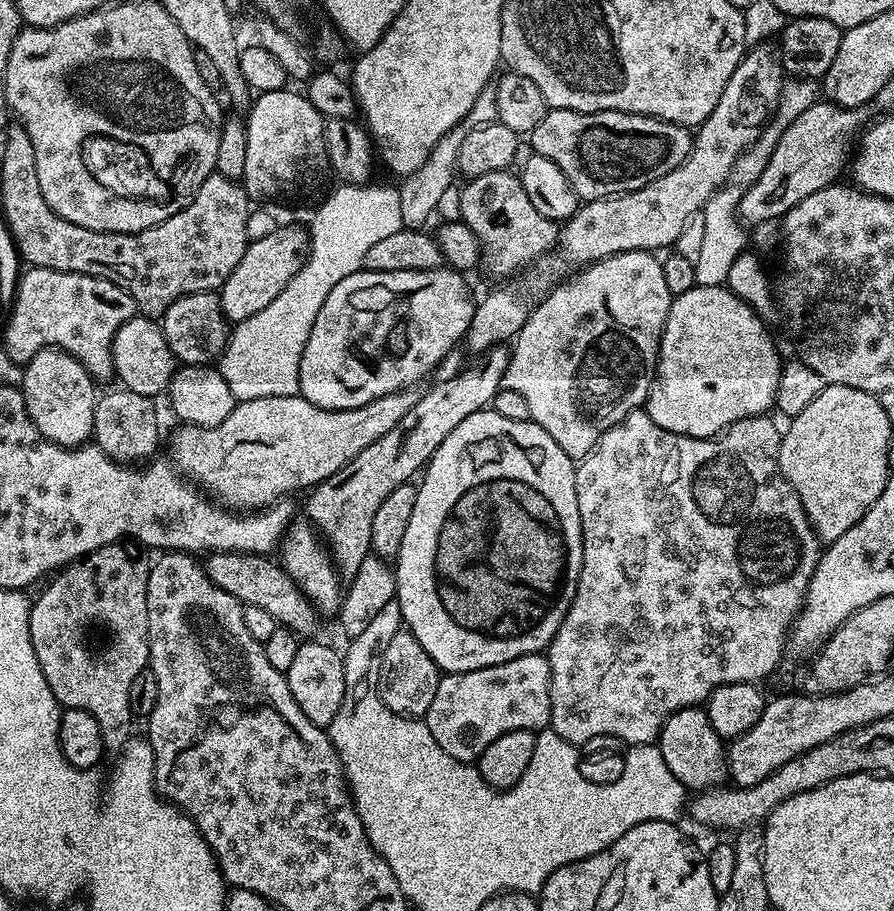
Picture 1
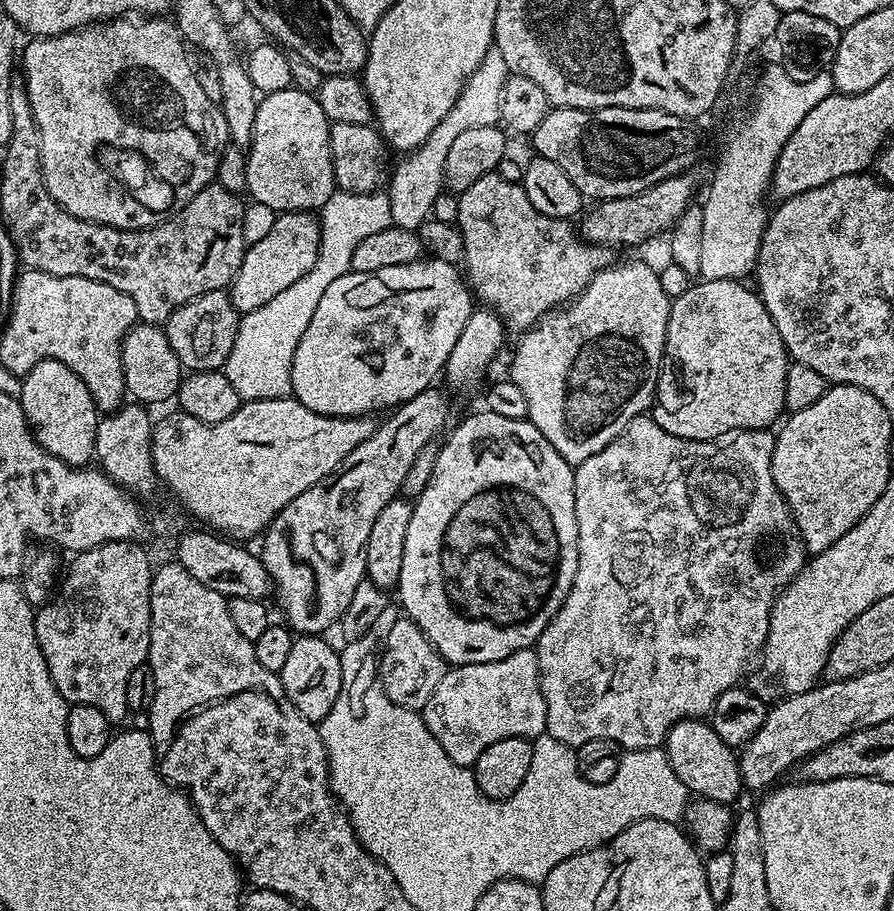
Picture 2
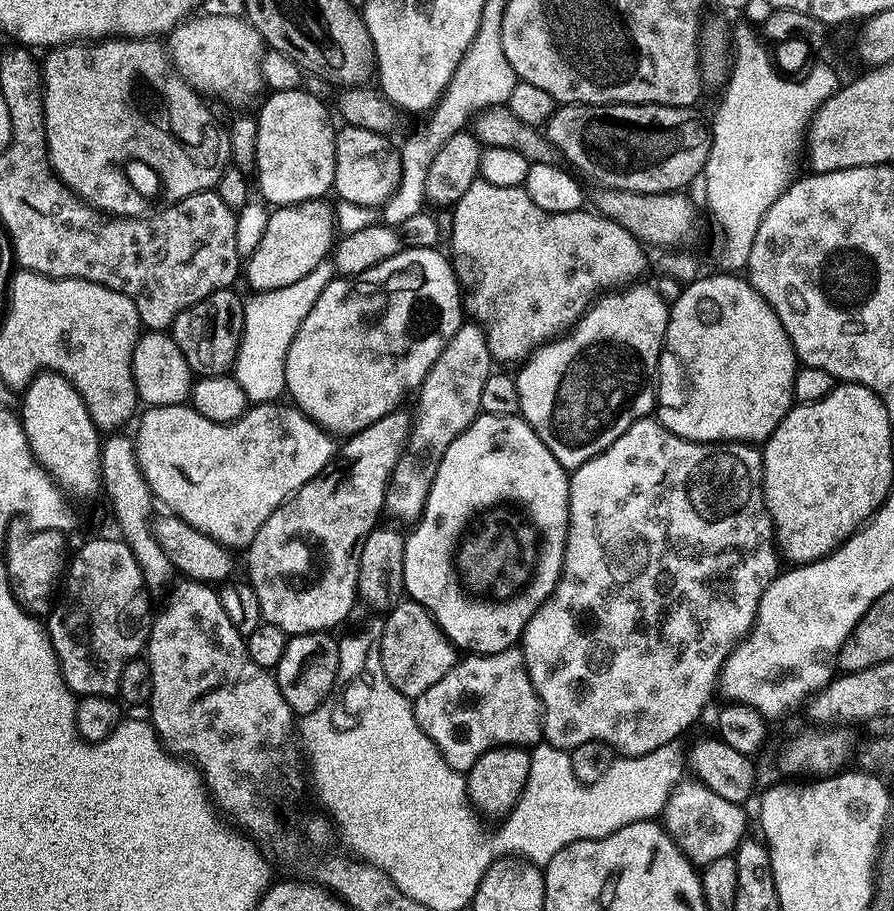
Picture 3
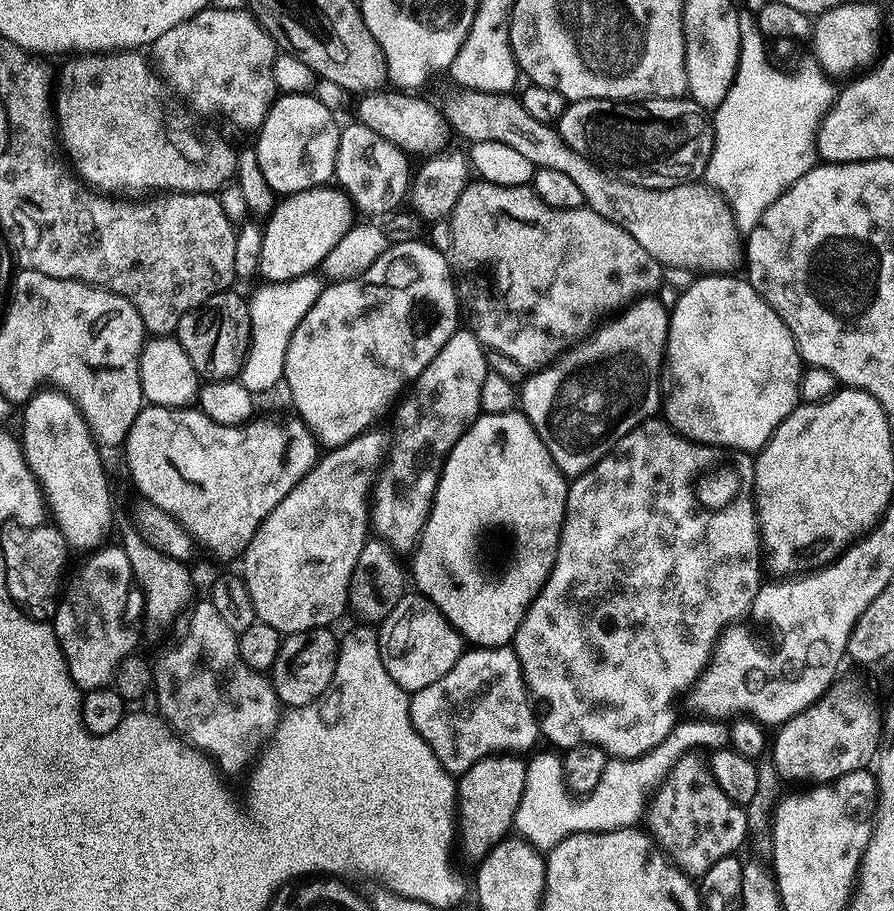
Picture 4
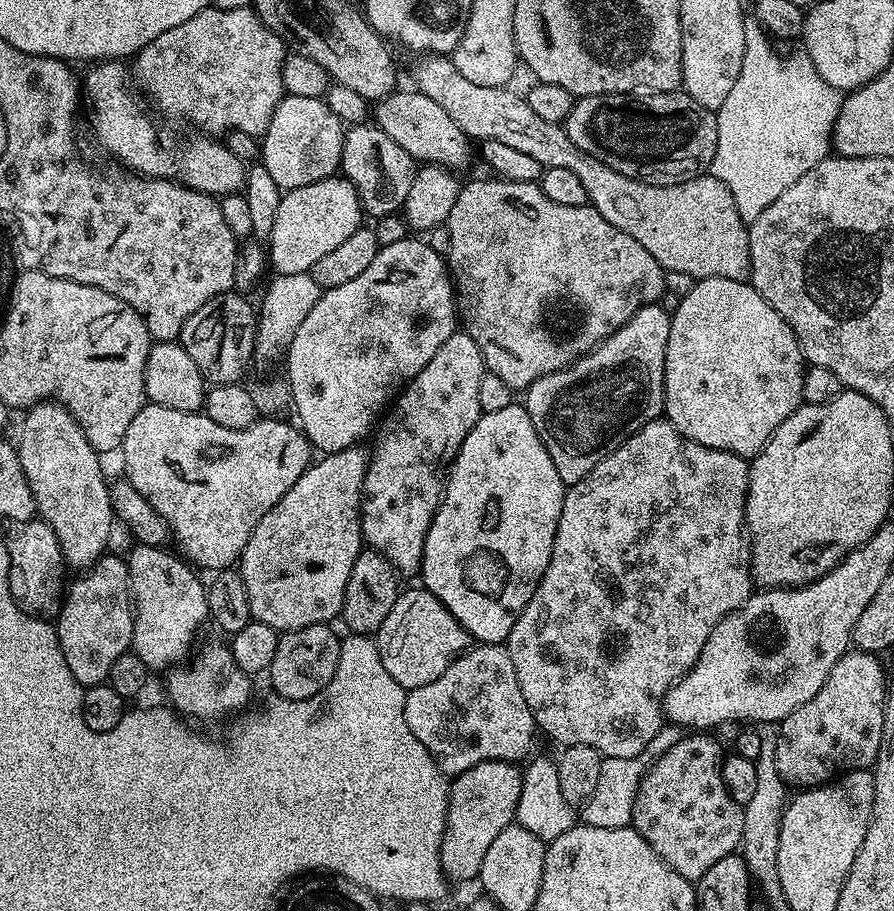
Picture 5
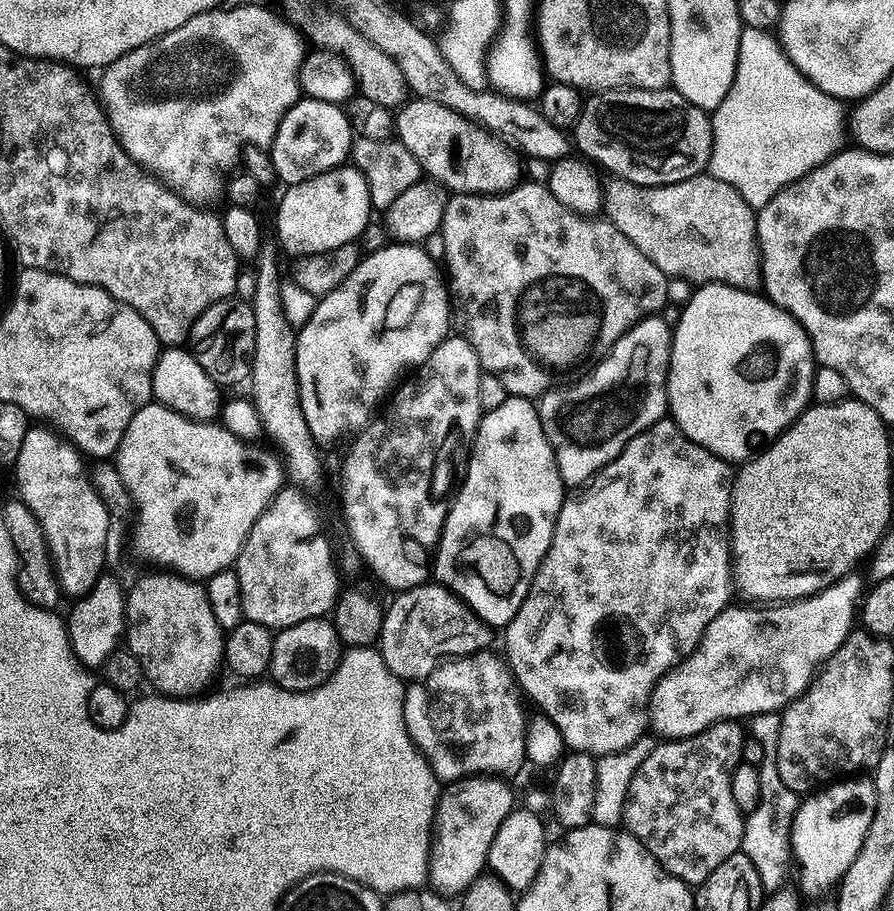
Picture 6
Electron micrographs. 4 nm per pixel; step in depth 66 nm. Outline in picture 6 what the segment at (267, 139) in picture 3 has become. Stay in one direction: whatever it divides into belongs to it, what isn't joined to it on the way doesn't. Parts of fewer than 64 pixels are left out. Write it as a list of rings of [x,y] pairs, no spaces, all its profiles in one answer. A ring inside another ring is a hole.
[[[303,97],[286,112],[270,145],[277,179],[285,185],[297,184],[326,170],[341,167],[351,153],[354,133],[341,105]]]

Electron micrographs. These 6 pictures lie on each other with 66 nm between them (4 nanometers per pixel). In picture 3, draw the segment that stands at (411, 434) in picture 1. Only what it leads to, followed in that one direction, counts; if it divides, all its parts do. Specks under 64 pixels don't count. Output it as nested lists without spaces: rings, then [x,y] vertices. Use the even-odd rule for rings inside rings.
[[[397,410],[378,418],[360,432],[351,433],[339,449],[338,455],[324,471],[319,472],[306,486],[294,493],[266,522],[262,530],[254,534],[254,542],[246,549],[248,555],[247,579],[254,594],[258,594],[258,606],[263,623],[273,624],[289,636],[307,632],[328,632],[336,628],[352,612],[358,603],[358,558],[362,558],[362,542],[381,523],[380,511],[385,511],[384,499],[388,493],[388,479],[408,446],[413,431],[413,417],[404,410]]]

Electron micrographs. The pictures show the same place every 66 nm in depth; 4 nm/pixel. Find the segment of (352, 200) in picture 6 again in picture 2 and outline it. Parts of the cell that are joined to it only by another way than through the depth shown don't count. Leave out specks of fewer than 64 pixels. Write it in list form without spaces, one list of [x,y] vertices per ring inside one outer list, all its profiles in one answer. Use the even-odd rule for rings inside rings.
[[[281,211],[274,226],[260,242],[247,245],[242,266],[230,285],[230,295],[236,311],[243,314],[266,306],[270,298],[282,294],[286,286],[298,282],[318,258],[320,221],[311,211]]]

